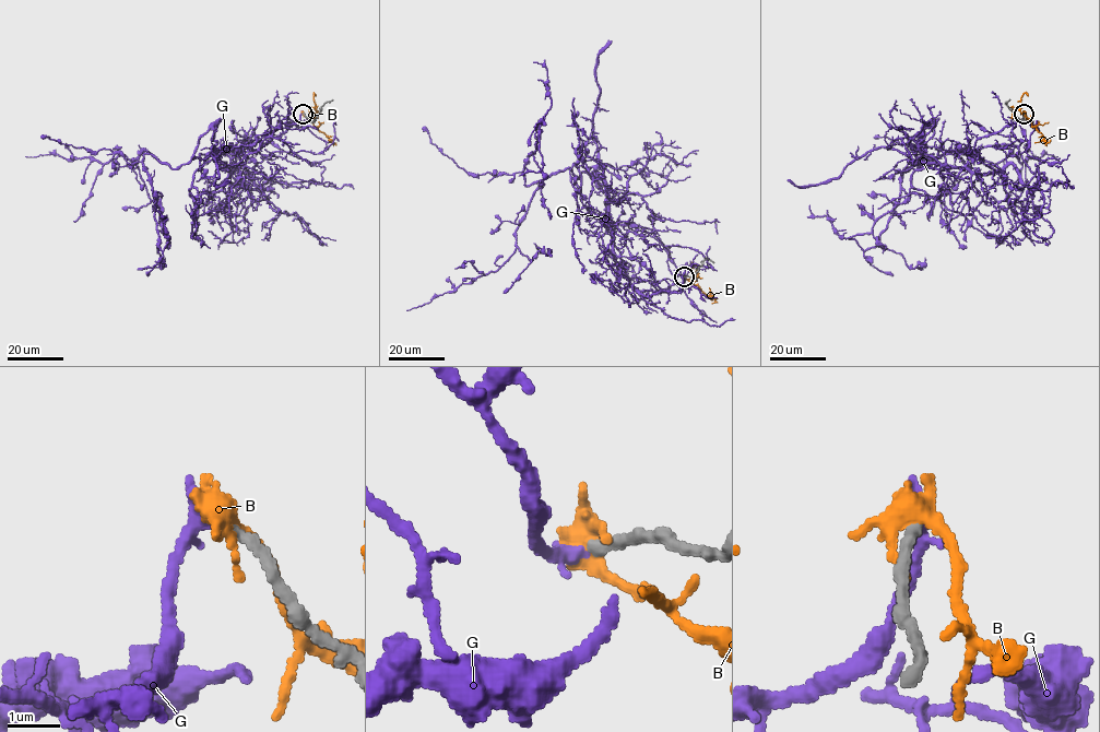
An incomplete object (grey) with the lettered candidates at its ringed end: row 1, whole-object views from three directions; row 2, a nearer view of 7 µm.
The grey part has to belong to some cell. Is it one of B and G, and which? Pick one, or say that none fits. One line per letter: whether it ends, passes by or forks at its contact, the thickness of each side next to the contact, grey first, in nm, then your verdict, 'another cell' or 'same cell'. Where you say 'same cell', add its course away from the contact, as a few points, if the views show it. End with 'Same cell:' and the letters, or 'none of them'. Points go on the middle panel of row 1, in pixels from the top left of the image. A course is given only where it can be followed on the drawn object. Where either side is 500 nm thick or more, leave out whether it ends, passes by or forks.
B: 200 nm thick on the grey side, 600 nm on the other; another cell
G: it ends there; 190 nm thick on the grey side, 320 nm on the other; same cell; it runs (684, 276), (650, 228), (596, 219), (569, 168), (524, 184), (524, 160), (551, 107), (547, 70), (533, 62)
Same cell: G

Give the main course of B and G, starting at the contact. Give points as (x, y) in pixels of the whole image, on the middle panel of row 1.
B: (684, 276), (693, 282), (698, 272), (697, 267), (690, 264), (699, 264)
G: (684, 276), (650, 228), (596, 219), (569, 168), (524, 184), (524, 160), (551, 107), (547, 70), (533, 62)

